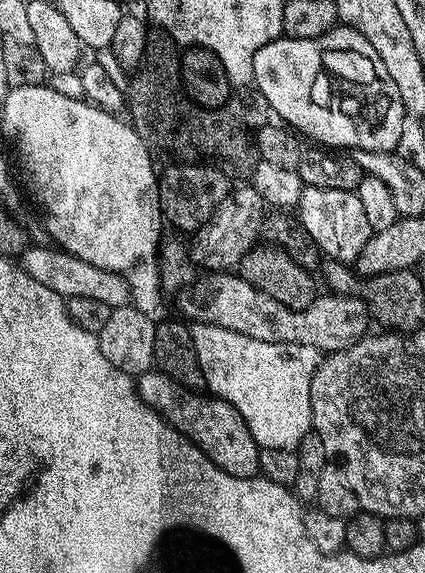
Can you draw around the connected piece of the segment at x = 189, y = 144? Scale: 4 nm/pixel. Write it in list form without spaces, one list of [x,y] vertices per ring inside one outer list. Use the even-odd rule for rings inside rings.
[[[159,30],[148,33],[145,54],[142,63],[129,84],[126,84],[126,108],[128,118],[146,145],[153,163],[165,162],[211,162],[229,173],[251,173],[258,163],[256,151],[256,135],[263,124],[269,123],[270,109],[266,98],[257,90],[240,90],[231,96],[222,106],[217,108],[199,108],[189,97],[179,73],[170,70],[161,83],[160,63],[163,60],[175,61],[178,56],[178,48],[170,42],[169,37]]]

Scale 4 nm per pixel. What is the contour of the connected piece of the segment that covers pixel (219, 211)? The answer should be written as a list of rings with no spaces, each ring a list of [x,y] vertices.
[[[245,184],[245,186],[240,186],[237,189],[236,187],[231,189],[222,202],[218,204],[218,208],[216,208],[210,219],[204,223],[201,229],[195,232],[192,238],[194,240],[191,244],[189,242],[188,253],[191,261],[195,265],[197,263],[200,266],[206,267],[206,270],[210,272],[229,271],[237,267],[246,253],[255,247],[260,235],[261,222],[264,221],[265,215],[266,205],[255,187],[251,184]]]

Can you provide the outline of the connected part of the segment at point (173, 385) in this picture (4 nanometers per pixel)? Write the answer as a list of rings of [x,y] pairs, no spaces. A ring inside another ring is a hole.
[[[159,370],[144,372],[135,377],[136,393],[155,412],[159,413],[181,437],[192,439],[224,473],[236,478],[257,476],[260,471],[260,449],[244,418],[226,400],[185,388]]]

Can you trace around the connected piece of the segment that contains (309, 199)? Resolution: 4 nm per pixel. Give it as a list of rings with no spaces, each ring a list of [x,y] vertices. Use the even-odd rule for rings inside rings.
[[[305,185],[296,212],[304,231],[310,234],[321,253],[327,259],[340,263],[355,263],[362,246],[373,234],[370,222],[364,213],[362,200],[356,196],[355,191]]]

